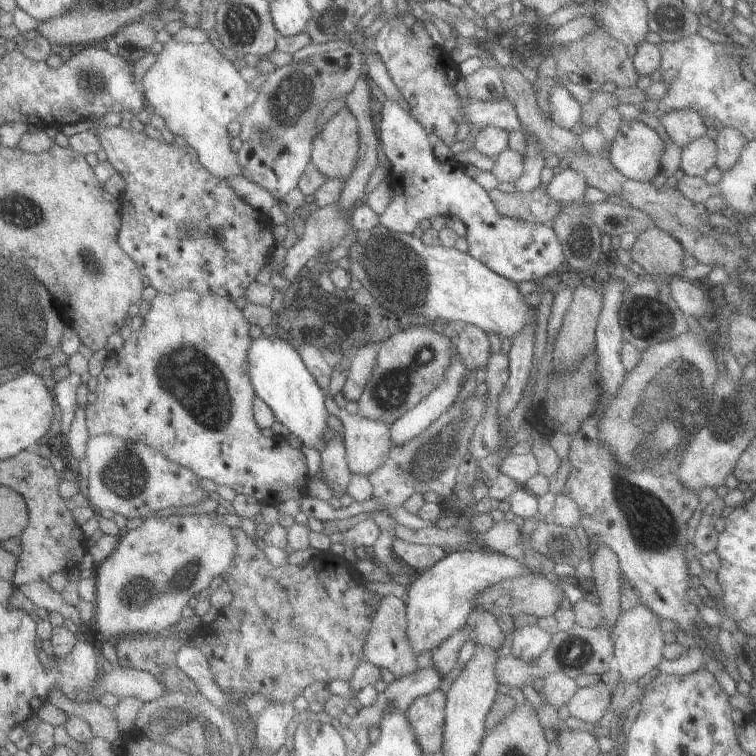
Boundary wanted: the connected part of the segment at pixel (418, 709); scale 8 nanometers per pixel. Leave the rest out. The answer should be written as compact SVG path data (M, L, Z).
M439 688L410 702L404 715L423 755L440 750L445 695Z

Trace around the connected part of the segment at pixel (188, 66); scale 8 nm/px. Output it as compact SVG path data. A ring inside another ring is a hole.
M172 38L162 44L153 64L145 71L139 82L147 106L153 114L163 120L165 130L175 136L181 136L186 144L196 152L198 163L209 174L217 178L240 175L240 166L236 161L236 152L229 147L228 124L239 118L248 105L252 91L247 82L233 67L233 63L213 47L211 41L205 43L181 43Z

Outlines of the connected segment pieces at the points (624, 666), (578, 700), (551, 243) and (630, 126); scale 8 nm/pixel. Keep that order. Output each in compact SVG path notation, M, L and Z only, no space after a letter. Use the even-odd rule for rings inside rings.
M633 605L630 609L620 611L620 615L614 622L610 630L610 639L612 640L612 664L619 673L620 680L625 684L642 683L647 678L647 674L653 668L656 668L662 659L663 632L659 627L660 620L647 607L643 605Z
M605 680L594 685L579 688L566 702L569 715L583 722L596 723L607 710L612 697L611 689Z
M385 99L380 104L379 109L379 136L377 136L380 150L385 154L385 158L390 162L388 178L392 187L392 197L389 204L378 216L378 224L385 230L394 233L405 233L411 235L413 229L418 226L423 218L428 219L433 212L437 215L452 215L459 218L465 225L464 238L467 244L466 253L482 262L491 272L504 276L507 280L517 283L523 280L533 280L535 282L543 279L545 274L553 272L565 260L561 243L555 236L551 226L541 223L532 223L513 219L500 215L488 197L488 193L480 187L472 178L465 176L463 170L452 168L447 162L437 161L432 153L432 138L424 131L424 128L397 103Z
M621 119L619 128L607 148L607 159L625 178L650 182L660 171L660 158L664 149L662 138L639 120Z

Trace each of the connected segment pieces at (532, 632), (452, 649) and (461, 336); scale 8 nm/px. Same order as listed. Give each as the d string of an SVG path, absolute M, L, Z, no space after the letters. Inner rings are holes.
M537 625L515 629L511 633L509 655L525 662L534 661L547 648L551 637L547 631L537 628Z
M465 624L459 627L453 634L450 634L435 649L431 649L432 667L440 674L441 678L445 677L451 668L457 668L456 654L461 645L472 637L472 630Z
M464 325L454 338L455 350L472 373L486 364L489 358L489 340L482 330L471 325Z

